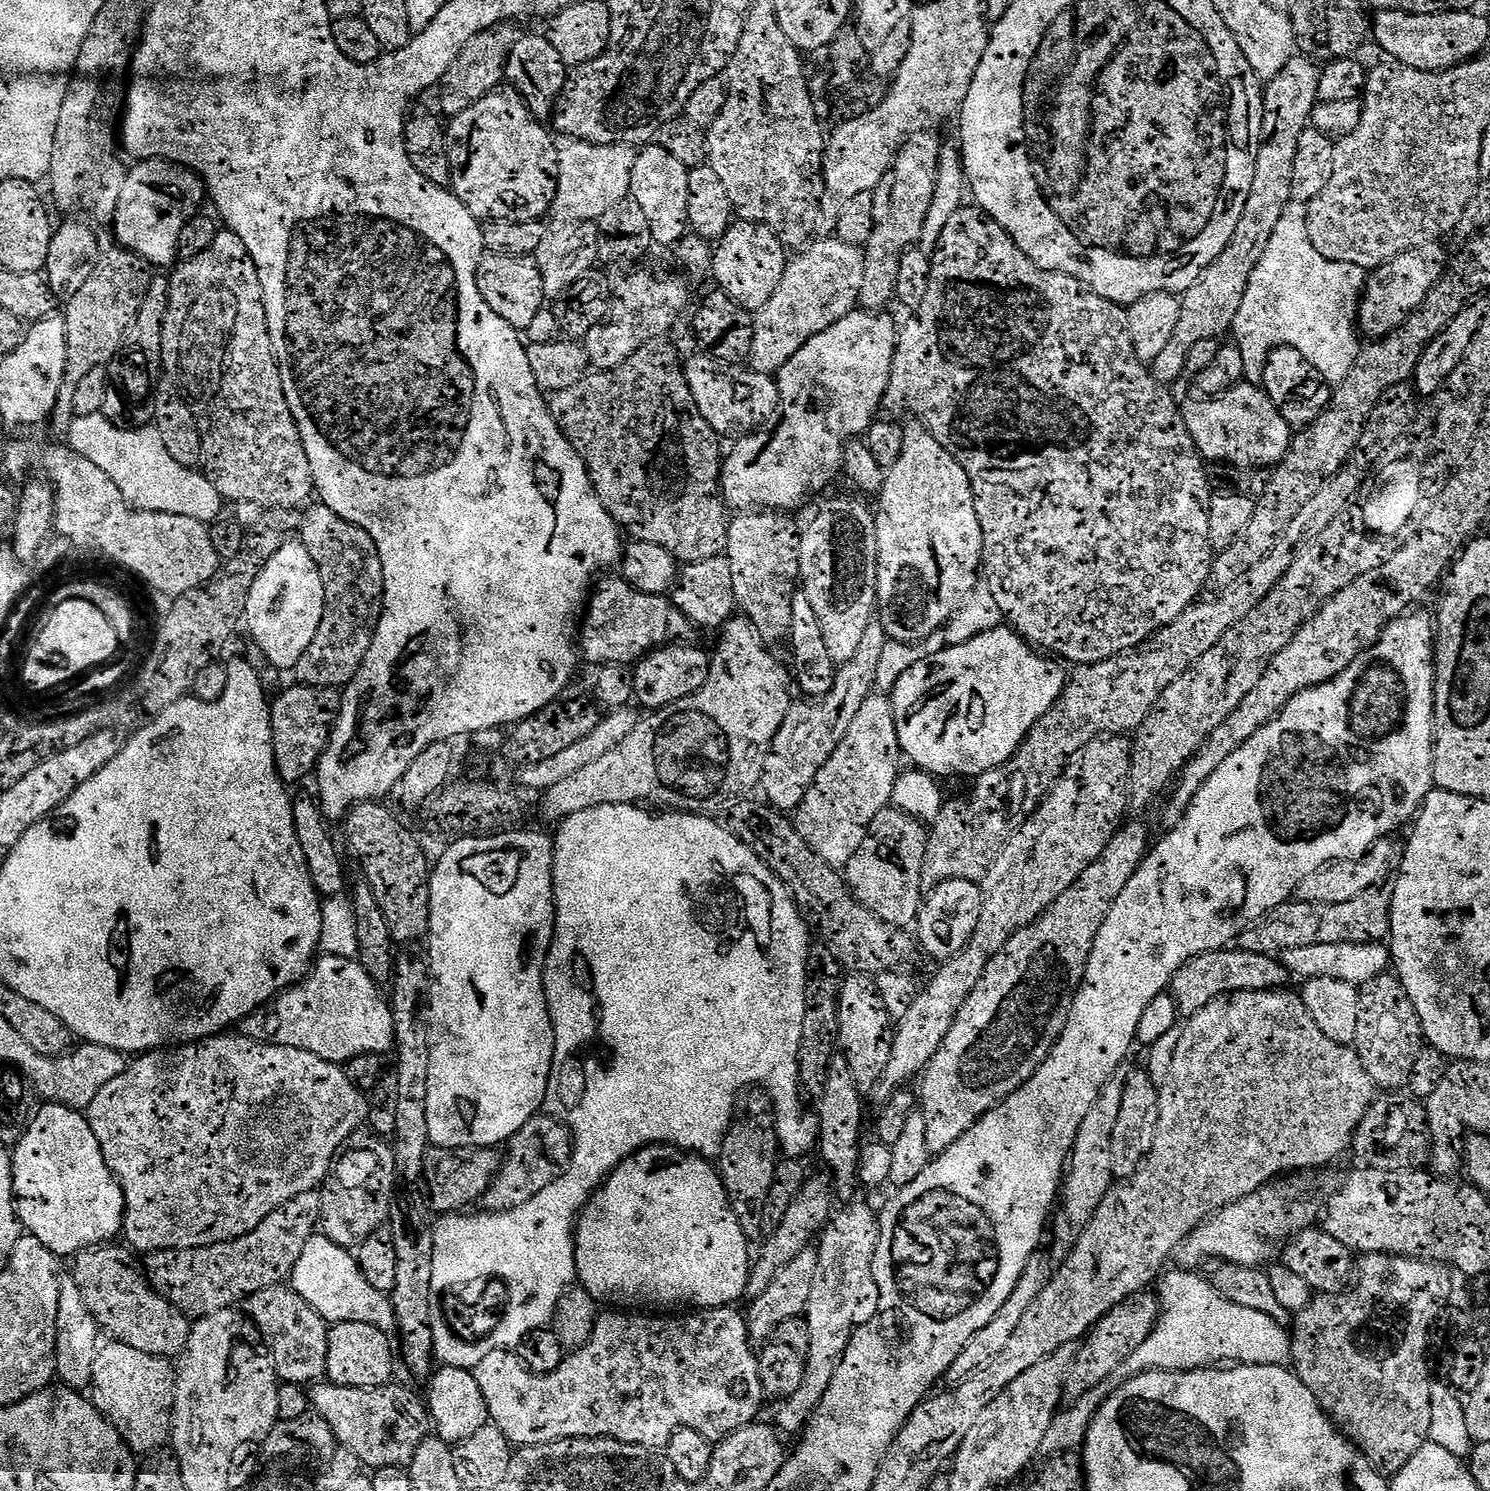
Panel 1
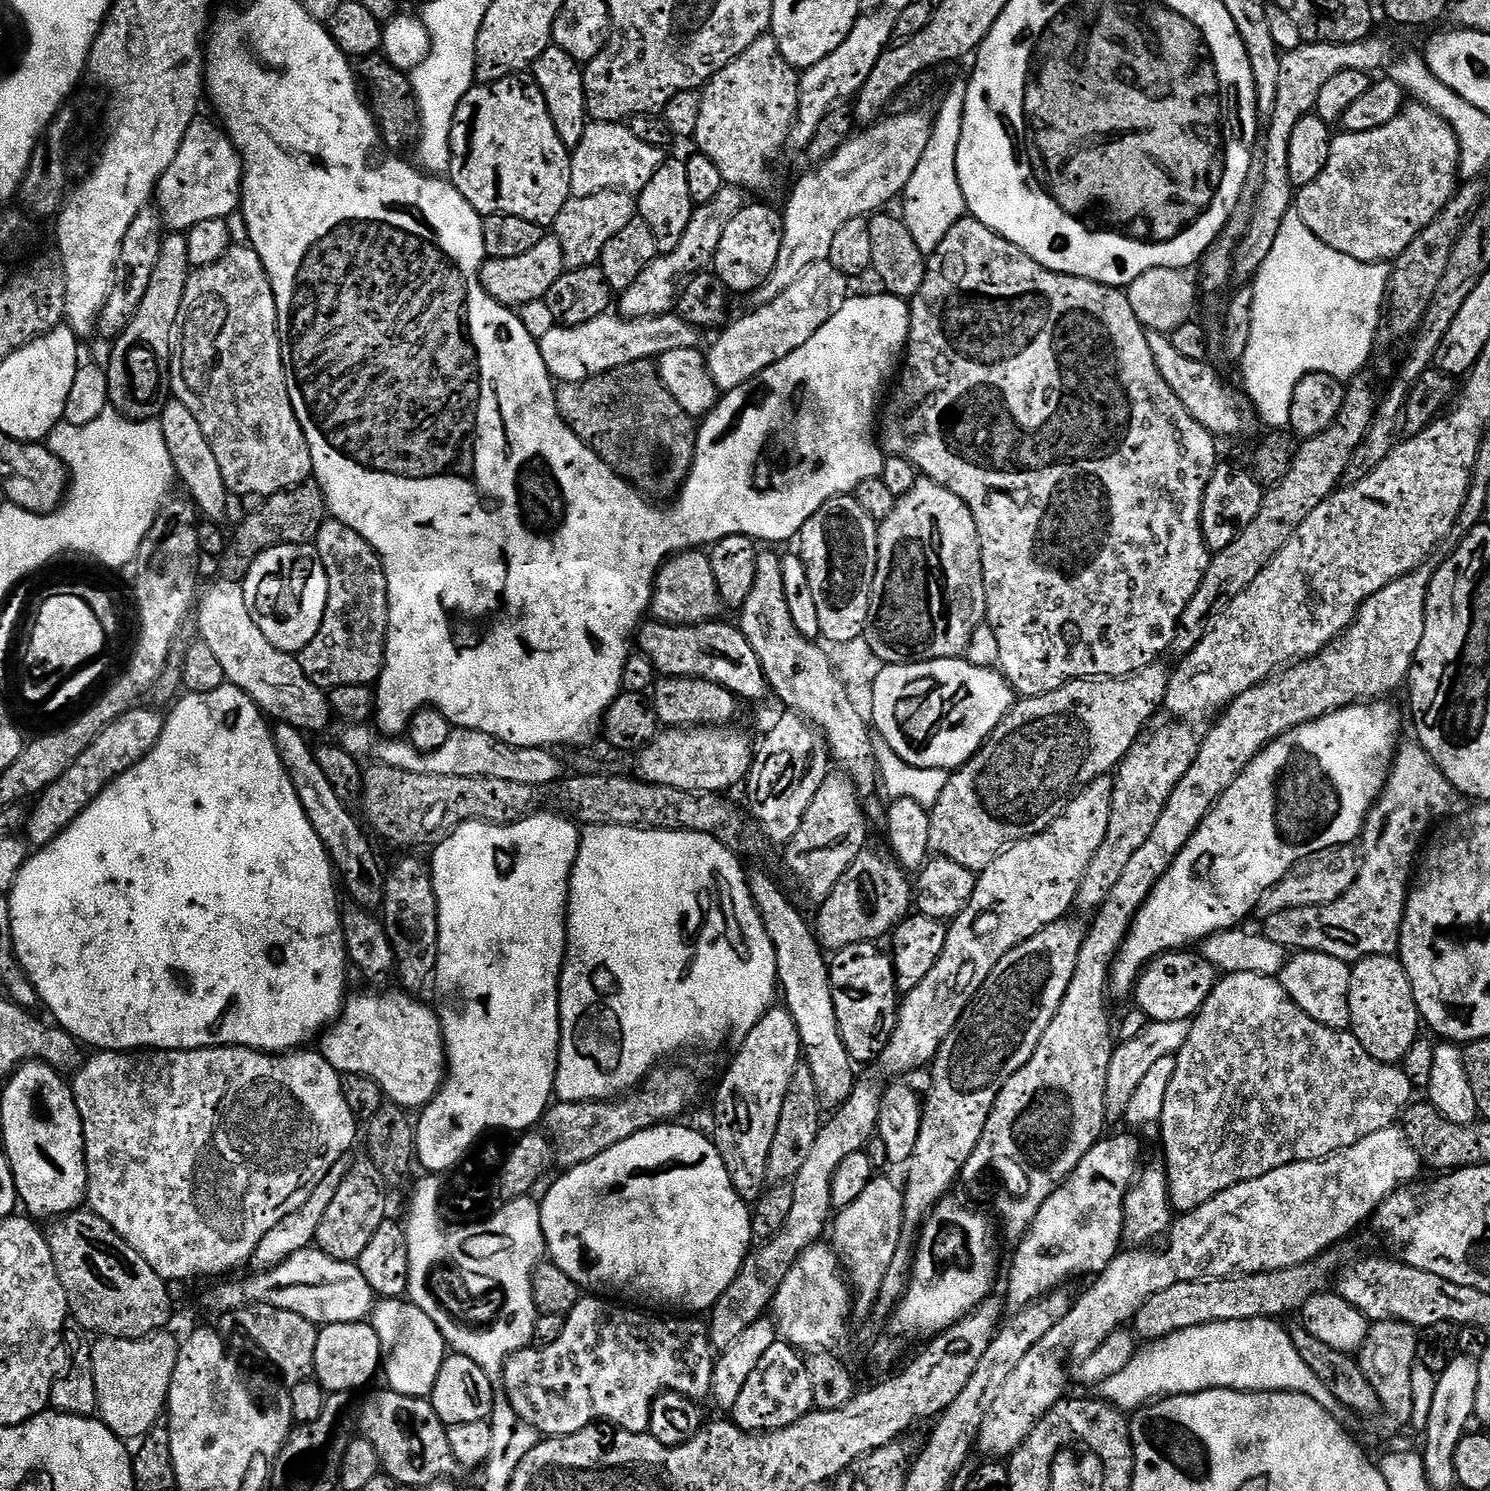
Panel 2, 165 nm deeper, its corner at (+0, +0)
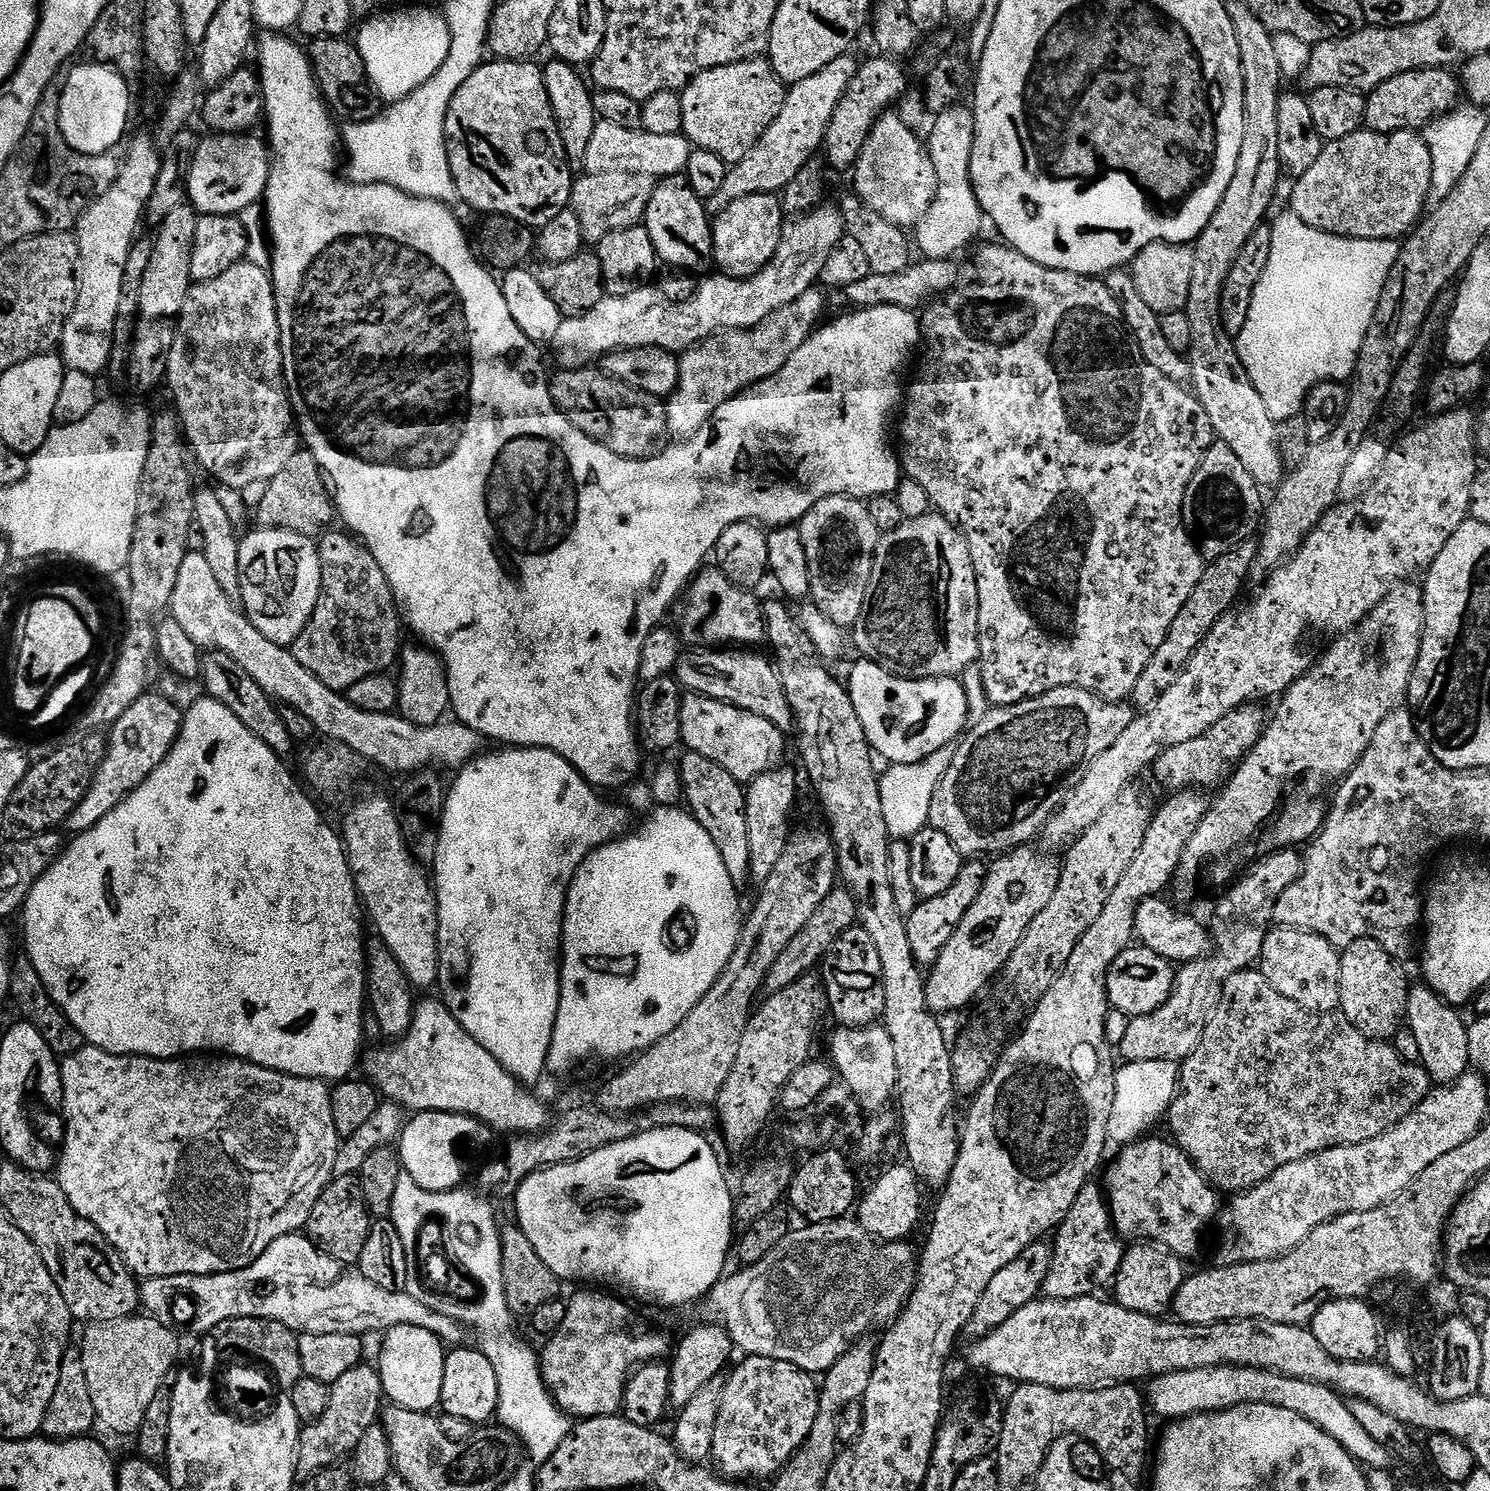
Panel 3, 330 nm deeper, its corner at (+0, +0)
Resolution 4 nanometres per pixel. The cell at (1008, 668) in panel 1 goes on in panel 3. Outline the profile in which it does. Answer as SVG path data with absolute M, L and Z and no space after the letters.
M873 660L857 661L846 679L848 696L858 710L858 722L862 722L868 745L877 757L885 756L889 765L921 764L934 750L942 750L965 731L970 717L959 679L944 676L941 680L907 680L890 675Z

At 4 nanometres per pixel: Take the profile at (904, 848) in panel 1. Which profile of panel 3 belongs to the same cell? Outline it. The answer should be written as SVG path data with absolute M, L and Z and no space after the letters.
M843 886L833 888L831 894L822 902L822 906L818 906L818 910L814 910L814 918L810 918L810 922L806 922L806 926L802 926L802 930L798 930L798 934L794 934L794 938L790 938L786 950L782 950L782 954L778 954L774 966L770 966L770 974L766 974L763 991L771 994L778 990L786 990L786 986L809 975L813 971L812 967L815 964L817 967L823 961L824 955L828 953L830 946L834 946L838 937L846 930L857 927L857 924L856 899Z

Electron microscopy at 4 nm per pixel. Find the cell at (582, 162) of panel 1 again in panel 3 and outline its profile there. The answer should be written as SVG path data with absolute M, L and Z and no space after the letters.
M597 119L586 149L583 171L587 174L646 174L657 178L678 176L685 171L693 149L683 134L650 134Z

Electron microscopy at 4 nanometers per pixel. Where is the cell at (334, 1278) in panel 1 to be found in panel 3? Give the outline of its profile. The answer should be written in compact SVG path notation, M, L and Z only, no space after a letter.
M394 1326L383 1333L384 1345L380 1348L378 1371L382 1378L385 1397L395 1407L415 1412L433 1411L442 1394L442 1370L445 1345L430 1330L418 1330L418 1326Z

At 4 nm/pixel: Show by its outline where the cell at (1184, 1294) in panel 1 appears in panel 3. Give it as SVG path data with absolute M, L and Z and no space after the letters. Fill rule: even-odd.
M1203 1368L1171 1372L1157 1376L1147 1385L1146 1404L1153 1412L1165 1416L1165 1421L1175 1422L1189 1416L1205 1412L1223 1412L1225 1408L1236 1408L1239 1404L1265 1404L1282 1406L1294 1410L1311 1424L1316 1424L1323 1432L1330 1434L1353 1460L1364 1466L1376 1466L1389 1459L1388 1451L1376 1444L1365 1428L1350 1414L1347 1403L1331 1388L1324 1388L1312 1380L1295 1380L1289 1376L1279 1376L1277 1372L1263 1372L1258 1368ZM1149 1387L1149 1388L1148 1388ZM1148 1388L1148 1390L1147 1390Z

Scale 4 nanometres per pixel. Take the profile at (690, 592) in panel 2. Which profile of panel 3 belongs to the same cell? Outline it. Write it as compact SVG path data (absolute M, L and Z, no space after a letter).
M715 566L701 567L686 589L688 601L680 620L678 636L685 645L696 650L720 650L725 646L756 646L764 644L764 610L755 591L739 588Z

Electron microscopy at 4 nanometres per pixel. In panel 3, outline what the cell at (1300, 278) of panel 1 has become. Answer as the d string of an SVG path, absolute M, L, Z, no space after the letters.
M1291 210L1273 219L1271 225L1270 262L1266 262L1262 278L1251 285L1250 314L1246 314L1242 334L1234 339L1254 390L1262 394L1262 402L1266 402L1273 420L1283 422L1303 409L1309 392L1317 384L1344 382L1355 372L1360 347L1368 336L1390 270L1398 262L1401 245L1396 240L1351 240L1349 236L1335 236L1302 222Z

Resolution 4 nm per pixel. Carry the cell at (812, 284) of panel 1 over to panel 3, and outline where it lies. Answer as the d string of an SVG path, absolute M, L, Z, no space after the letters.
M810 287L806 294L770 314L770 318L763 320L756 328L725 330L685 351L679 357L680 377L677 386L666 400L668 432L676 435L676 438L695 436L725 402L782 370L794 350L802 347L809 336L817 331L821 323L820 315L824 312L823 294L819 287Z

